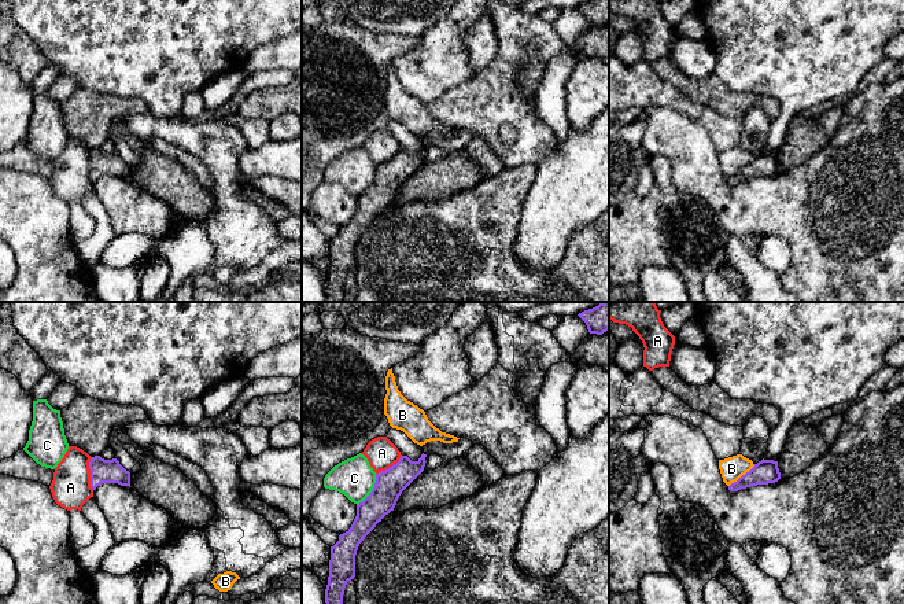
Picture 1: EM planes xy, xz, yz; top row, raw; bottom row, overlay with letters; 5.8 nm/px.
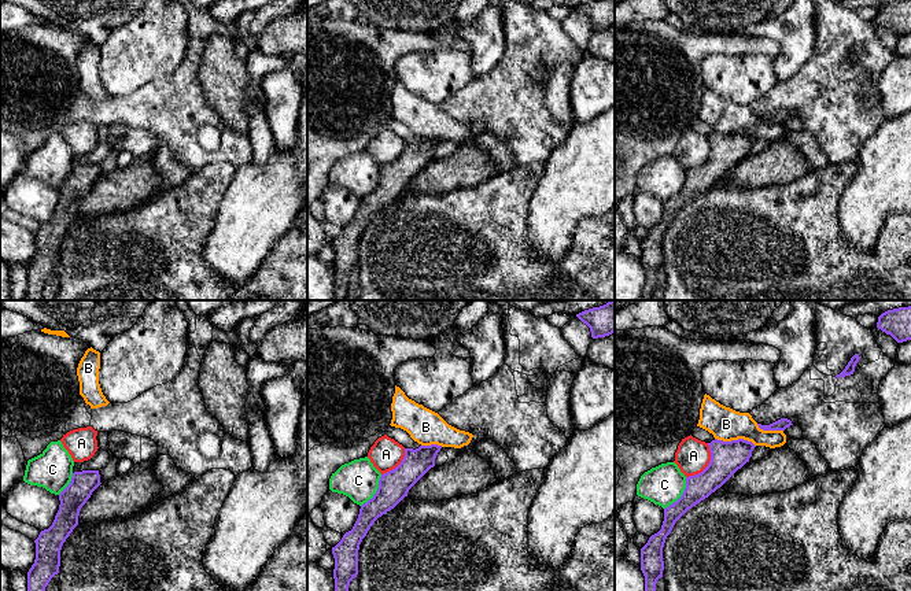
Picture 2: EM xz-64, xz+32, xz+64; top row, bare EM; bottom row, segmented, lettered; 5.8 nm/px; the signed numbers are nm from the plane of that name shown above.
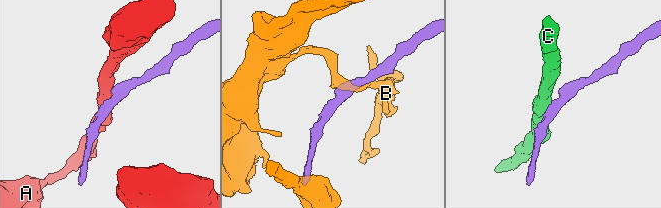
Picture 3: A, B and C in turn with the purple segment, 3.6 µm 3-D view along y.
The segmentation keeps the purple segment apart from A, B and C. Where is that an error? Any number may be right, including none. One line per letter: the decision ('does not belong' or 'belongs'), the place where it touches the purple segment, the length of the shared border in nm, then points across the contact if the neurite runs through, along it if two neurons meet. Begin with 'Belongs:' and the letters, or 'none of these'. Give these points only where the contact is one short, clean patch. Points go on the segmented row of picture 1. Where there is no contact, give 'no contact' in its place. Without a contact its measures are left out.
Belongs: none of these
A: does not belong | xy (91, 474) | 190 nm | along xy (89, 457), (89, 485), (93, 489)
B: does not belong | yz (742, 475) | 200 nm
C: does not belong | xz (372, 490) | 220 nm | along xz (376, 474), (373, 489), (357, 505)

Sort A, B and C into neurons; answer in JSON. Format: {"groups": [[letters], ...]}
{"groups": [["A"], ["B"], ["C"]]}

